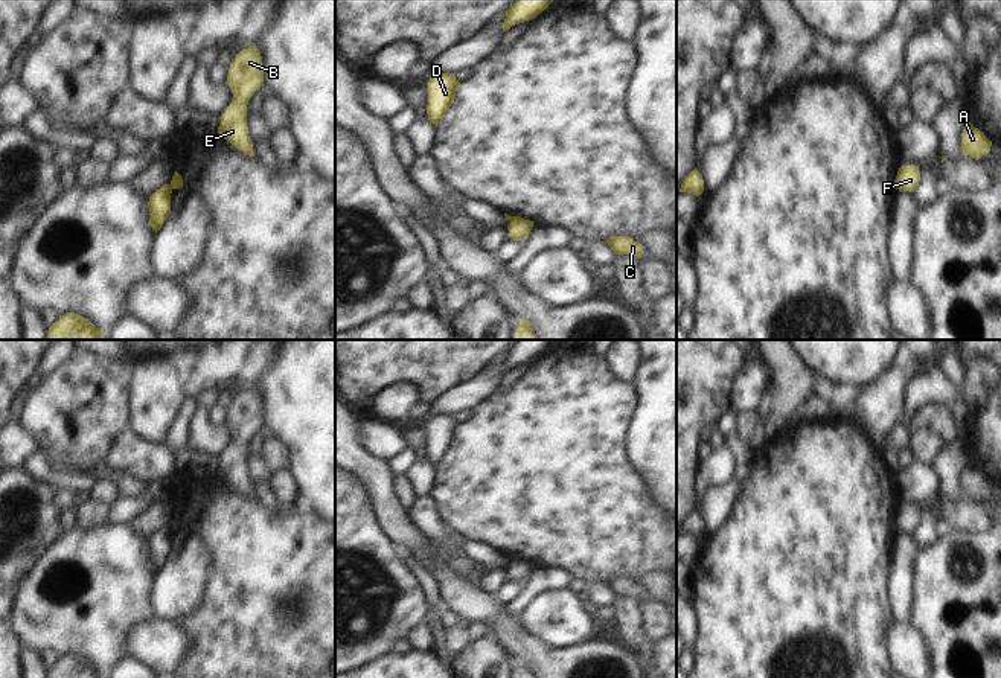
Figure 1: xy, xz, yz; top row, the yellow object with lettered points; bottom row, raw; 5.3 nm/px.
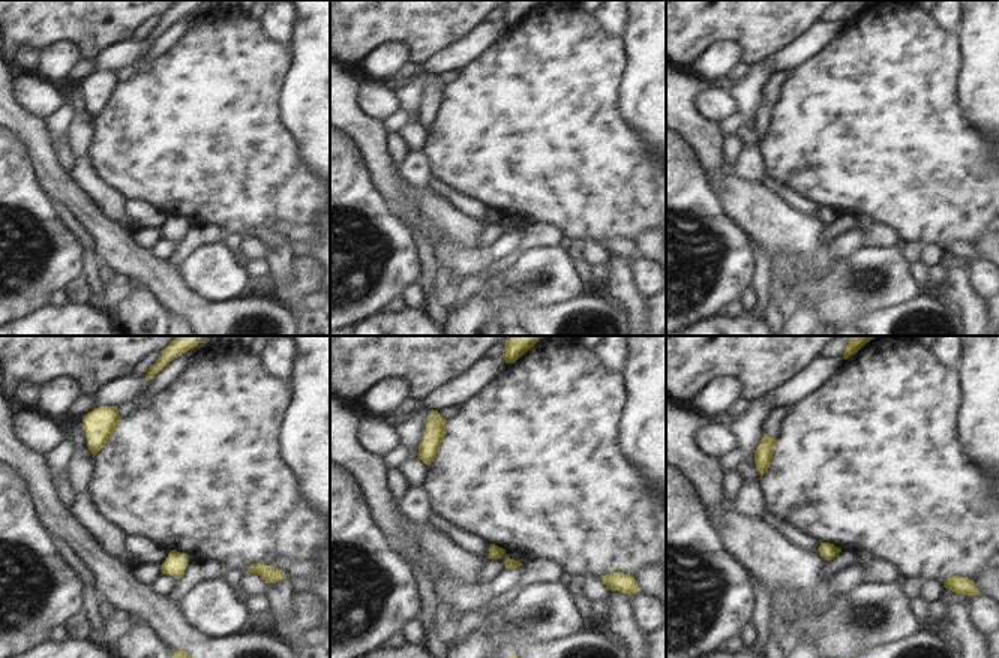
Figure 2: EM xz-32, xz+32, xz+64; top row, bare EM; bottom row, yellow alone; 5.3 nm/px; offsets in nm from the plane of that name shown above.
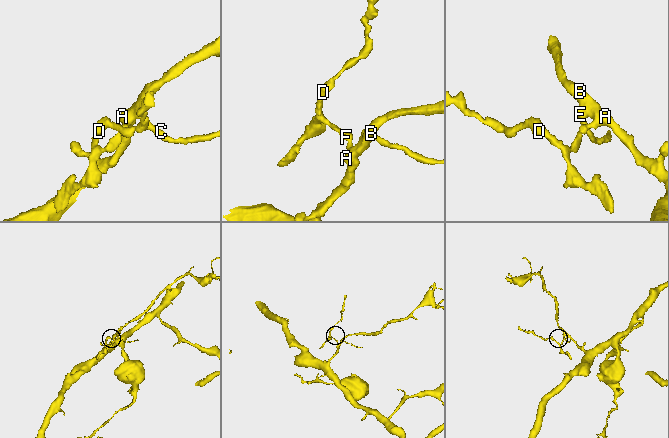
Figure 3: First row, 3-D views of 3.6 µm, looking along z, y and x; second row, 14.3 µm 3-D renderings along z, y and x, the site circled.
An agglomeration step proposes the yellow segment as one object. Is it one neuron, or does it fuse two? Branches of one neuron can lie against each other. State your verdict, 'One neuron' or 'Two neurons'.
Two neurons

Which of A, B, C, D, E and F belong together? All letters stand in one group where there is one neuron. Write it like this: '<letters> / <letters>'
A B C E F / D

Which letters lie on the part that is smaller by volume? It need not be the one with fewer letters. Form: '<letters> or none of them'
D

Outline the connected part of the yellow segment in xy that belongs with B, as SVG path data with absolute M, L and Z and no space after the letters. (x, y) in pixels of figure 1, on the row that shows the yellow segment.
M256 44L242 49L235 56L225 84L232 88L233 99L221 116L218 134L245 155L254 157L247 126L247 104L264 85L262 56Z

